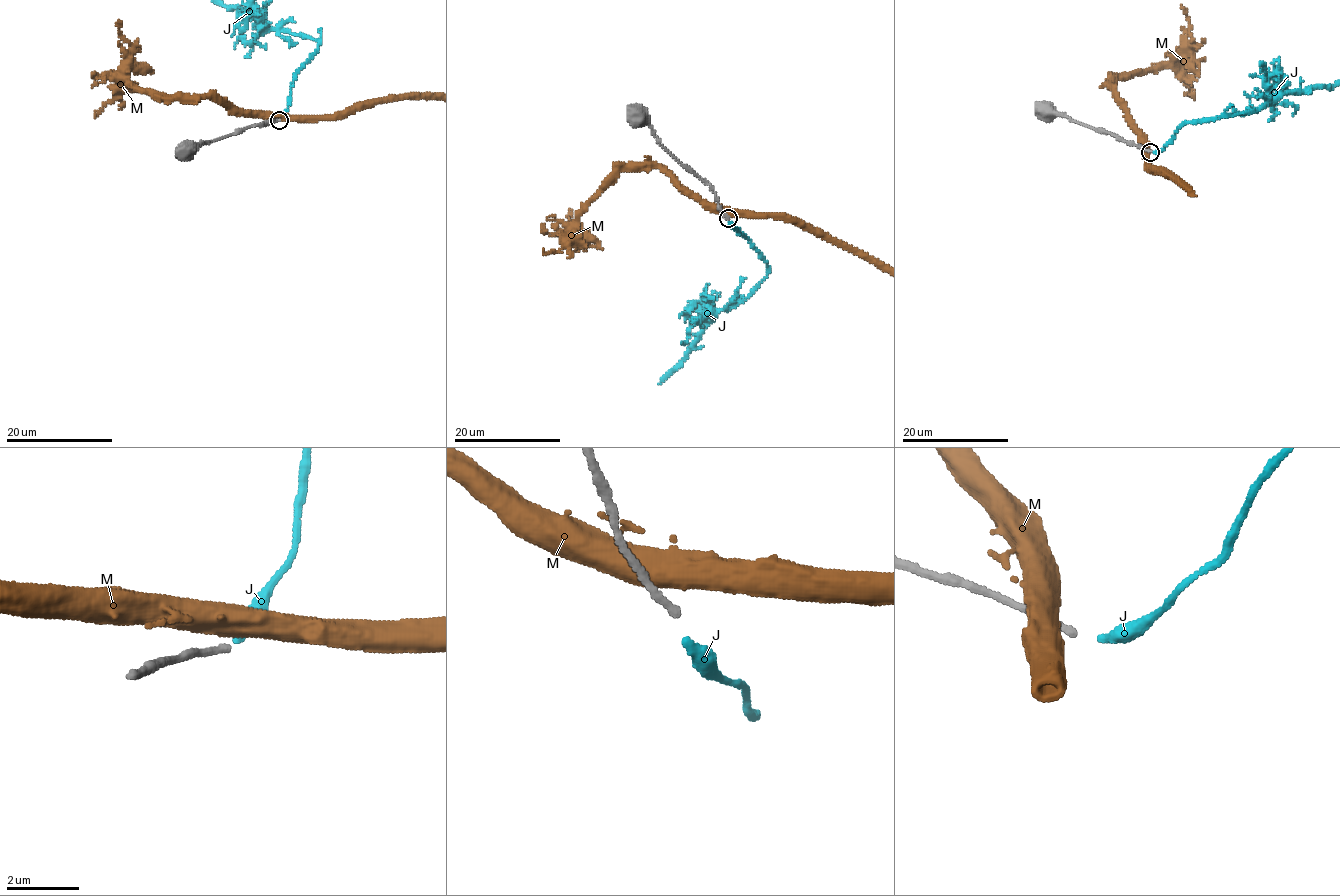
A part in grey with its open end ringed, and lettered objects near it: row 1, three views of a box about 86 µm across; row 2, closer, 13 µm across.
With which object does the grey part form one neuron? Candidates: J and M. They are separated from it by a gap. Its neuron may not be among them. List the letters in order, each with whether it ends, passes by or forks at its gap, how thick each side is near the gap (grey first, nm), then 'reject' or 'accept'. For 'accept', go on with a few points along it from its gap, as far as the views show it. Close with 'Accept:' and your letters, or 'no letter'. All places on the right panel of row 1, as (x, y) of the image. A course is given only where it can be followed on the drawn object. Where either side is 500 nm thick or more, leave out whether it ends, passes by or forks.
J: it ends; calibres 200 and 320 nm; accept
M: calibres 200 and 550 nm; reject
Accept: J

